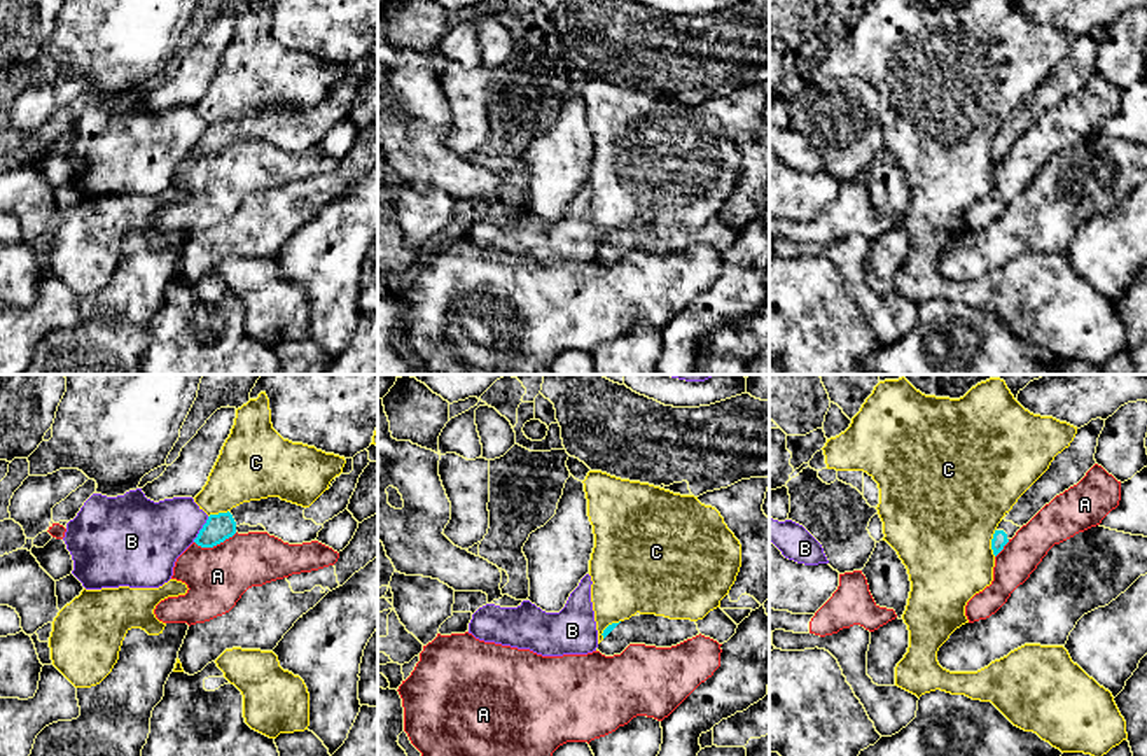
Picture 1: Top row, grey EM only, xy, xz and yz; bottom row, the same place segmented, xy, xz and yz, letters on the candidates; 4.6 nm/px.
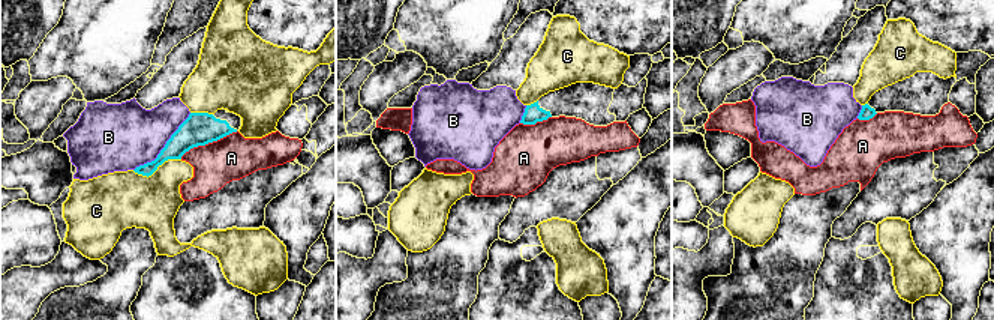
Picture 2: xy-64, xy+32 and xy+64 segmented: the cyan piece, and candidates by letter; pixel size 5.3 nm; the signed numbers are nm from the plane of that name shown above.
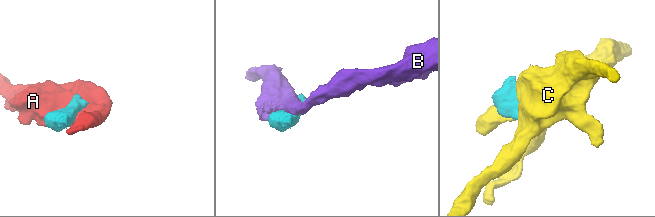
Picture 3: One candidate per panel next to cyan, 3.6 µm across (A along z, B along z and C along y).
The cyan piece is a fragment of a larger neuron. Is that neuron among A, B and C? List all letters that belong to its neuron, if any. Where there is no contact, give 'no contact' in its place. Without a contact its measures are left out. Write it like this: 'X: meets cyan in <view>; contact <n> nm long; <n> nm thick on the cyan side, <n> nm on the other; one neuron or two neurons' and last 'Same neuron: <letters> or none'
A: meets cyan in xy; contact 200 nm long; 130 nm thick on the cyan side, 280 nm on the other; two neurons
B: meets cyan in xy; contact 140 nm long; 130 nm thick on the cyan side, 320 nm on the other; two neurons
C: meets cyan in yz; contact 130 nm long; 70 nm thick on the cyan side, 480 nm on the other; two neurons
Same neuron: none

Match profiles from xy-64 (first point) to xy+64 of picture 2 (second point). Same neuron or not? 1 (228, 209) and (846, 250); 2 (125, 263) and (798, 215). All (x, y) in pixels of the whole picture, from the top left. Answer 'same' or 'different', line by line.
1: different
2: same

